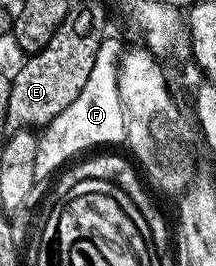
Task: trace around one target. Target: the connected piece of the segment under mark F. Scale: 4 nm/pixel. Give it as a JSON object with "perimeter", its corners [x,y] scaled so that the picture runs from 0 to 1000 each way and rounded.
{"perimeter":[[[481,135],[463,180],[449,184],[426,271],[380,323],[375,350],[333,395],[273,425],[185,504],[167,617],[153,632],[167,684],[199,688],[199,677],[236,662],[301,605],[375,568],[449,545],[565,541],[583,526],[574,432],[560,425],[556,350],[542,335],[546,237],[565,195],[569,169],[542,143]]]}

